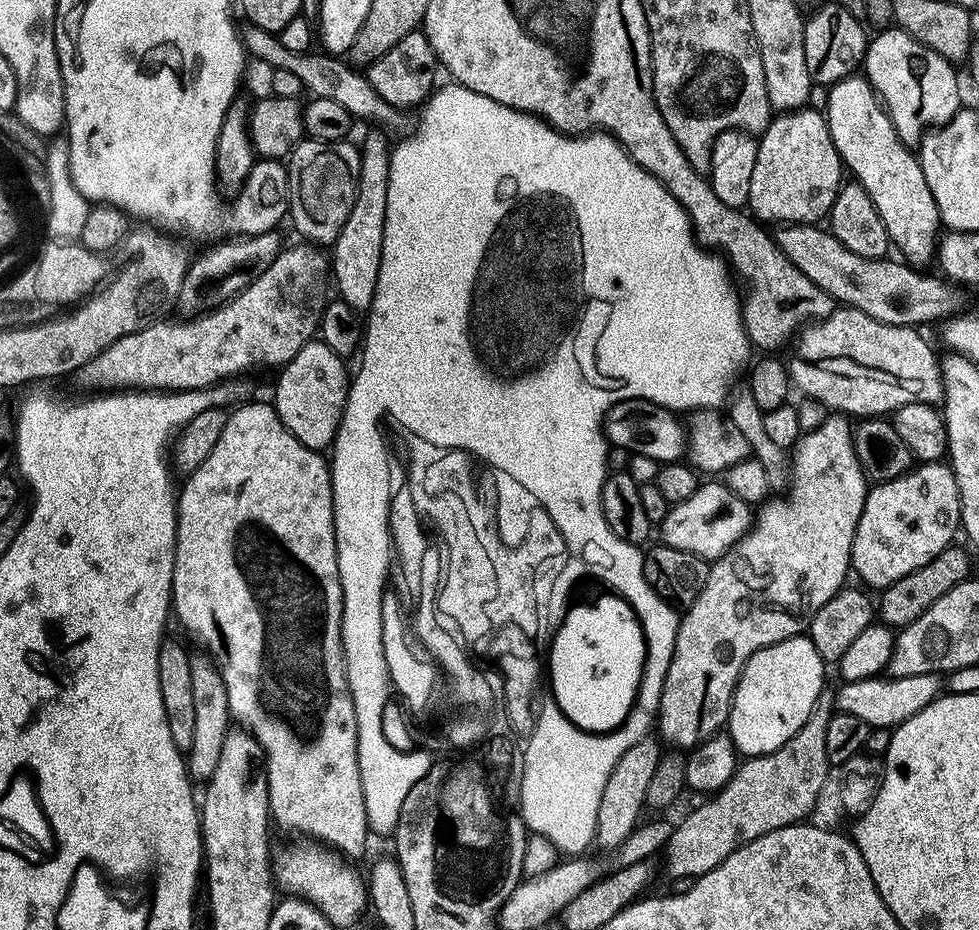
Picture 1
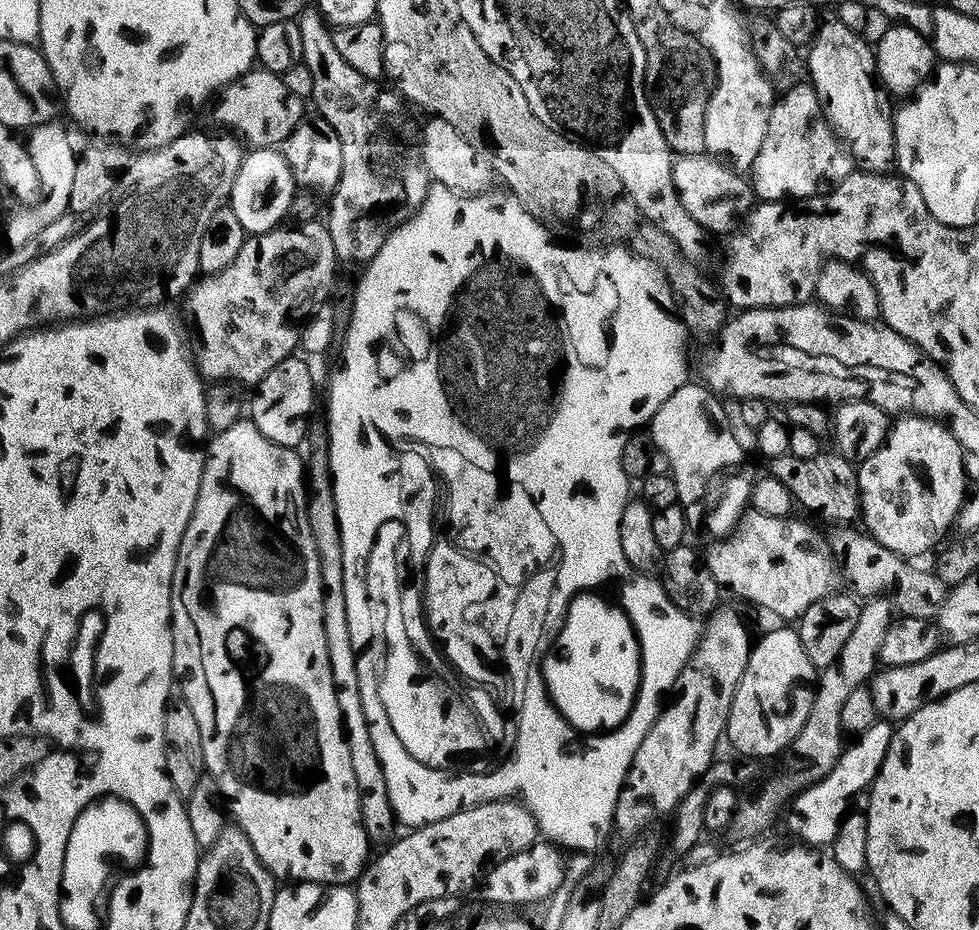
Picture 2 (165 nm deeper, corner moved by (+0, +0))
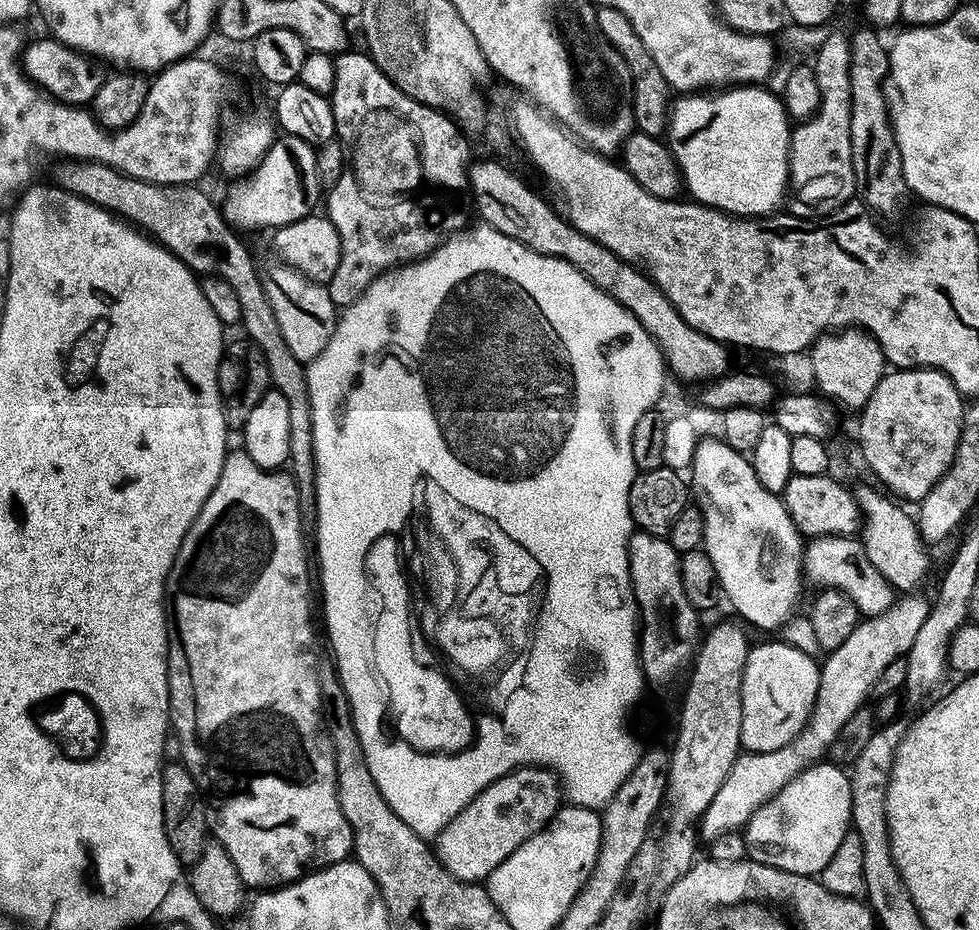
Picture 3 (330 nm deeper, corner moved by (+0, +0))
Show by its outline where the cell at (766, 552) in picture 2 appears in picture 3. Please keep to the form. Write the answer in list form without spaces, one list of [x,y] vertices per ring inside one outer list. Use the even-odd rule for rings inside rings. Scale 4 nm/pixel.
[[[814,536],[804,544],[802,576],[805,581],[817,584],[817,589],[838,588],[845,592],[858,606],[861,617],[877,616],[892,605],[894,589],[874,568],[866,556],[866,550],[859,539],[852,536]]]

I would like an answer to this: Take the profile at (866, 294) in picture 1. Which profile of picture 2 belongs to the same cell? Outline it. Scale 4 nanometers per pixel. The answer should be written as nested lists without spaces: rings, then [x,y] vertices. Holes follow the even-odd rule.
[[[703,153],[677,157],[673,161],[672,177],[682,206],[710,234],[716,232],[724,236],[737,231],[738,225],[752,211],[758,200],[756,193],[752,190],[751,183],[741,173],[737,172],[735,168],[722,163],[719,159]]]

